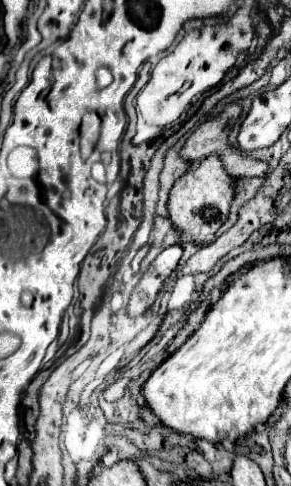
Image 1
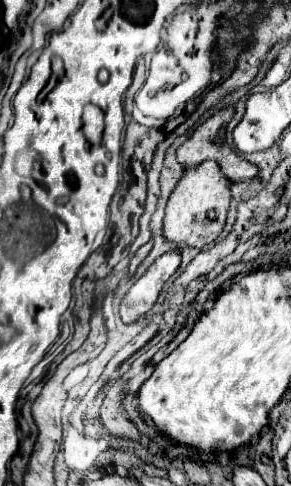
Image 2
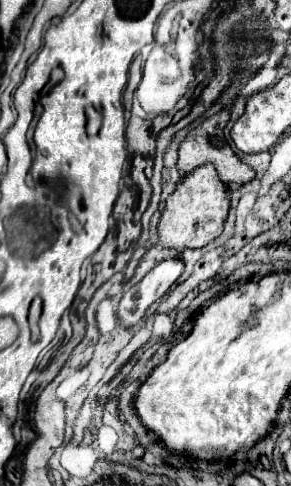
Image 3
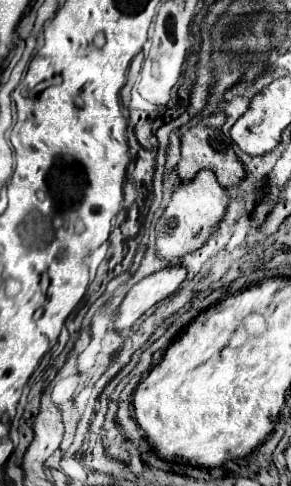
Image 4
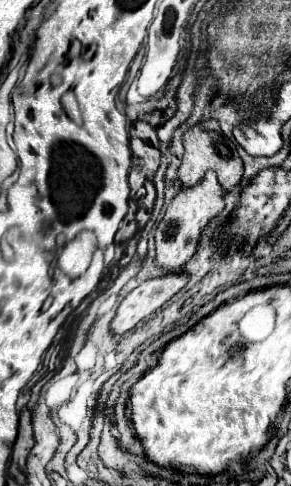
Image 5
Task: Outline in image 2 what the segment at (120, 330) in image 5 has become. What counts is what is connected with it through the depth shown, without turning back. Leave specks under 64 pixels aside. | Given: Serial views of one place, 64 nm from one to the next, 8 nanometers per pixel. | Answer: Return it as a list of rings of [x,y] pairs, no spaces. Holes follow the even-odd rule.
[[[180,252],[162,254],[148,272],[132,284],[126,296],[120,302],[120,318],[126,324],[138,322],[158,300],[164,284],[174,276],[180,268]]]

